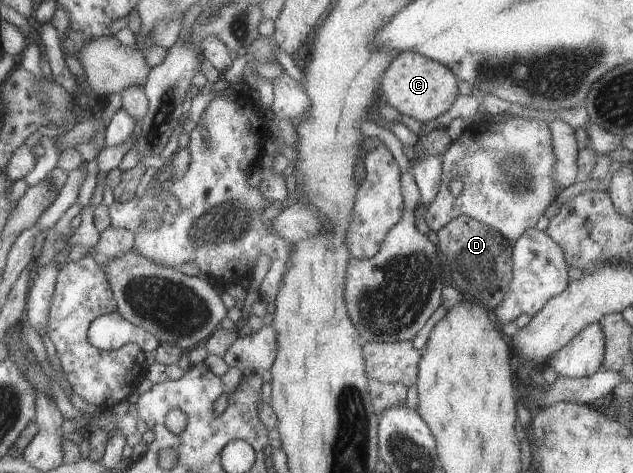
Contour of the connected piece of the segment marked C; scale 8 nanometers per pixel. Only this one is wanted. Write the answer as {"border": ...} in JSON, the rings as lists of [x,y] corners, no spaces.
{"border":[[[405,51],[395,55],[385,69],[379,94],[382,101],[398,110],[401,115],[425,124],[451,108],[458,95],[457,83],[457,77],[445,65],[416,52]]]}

